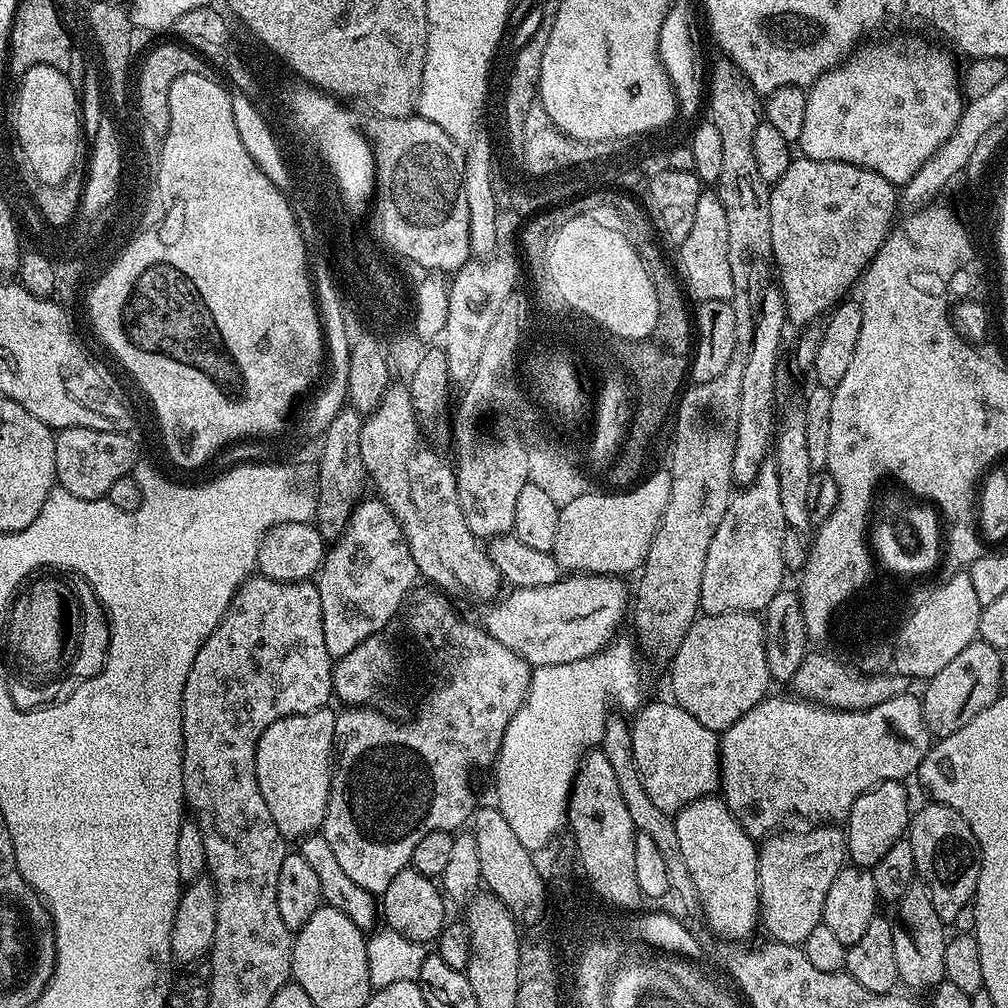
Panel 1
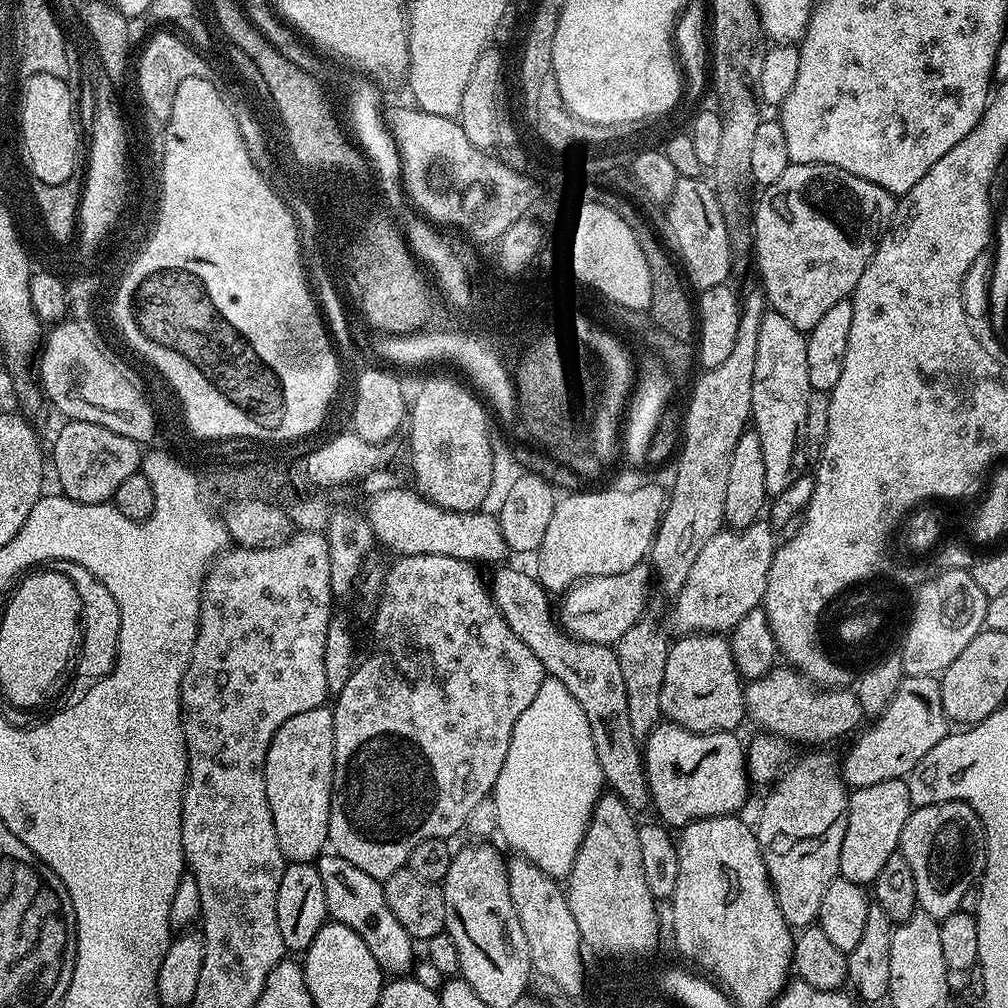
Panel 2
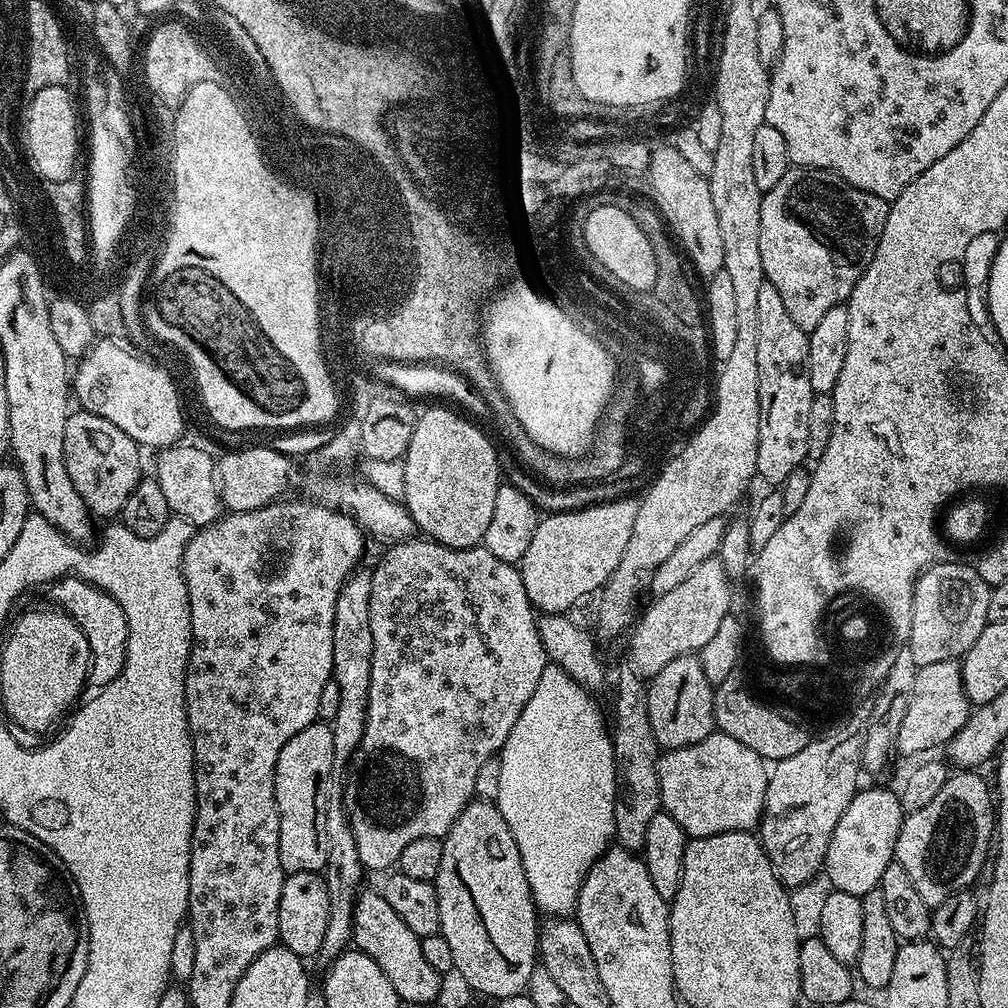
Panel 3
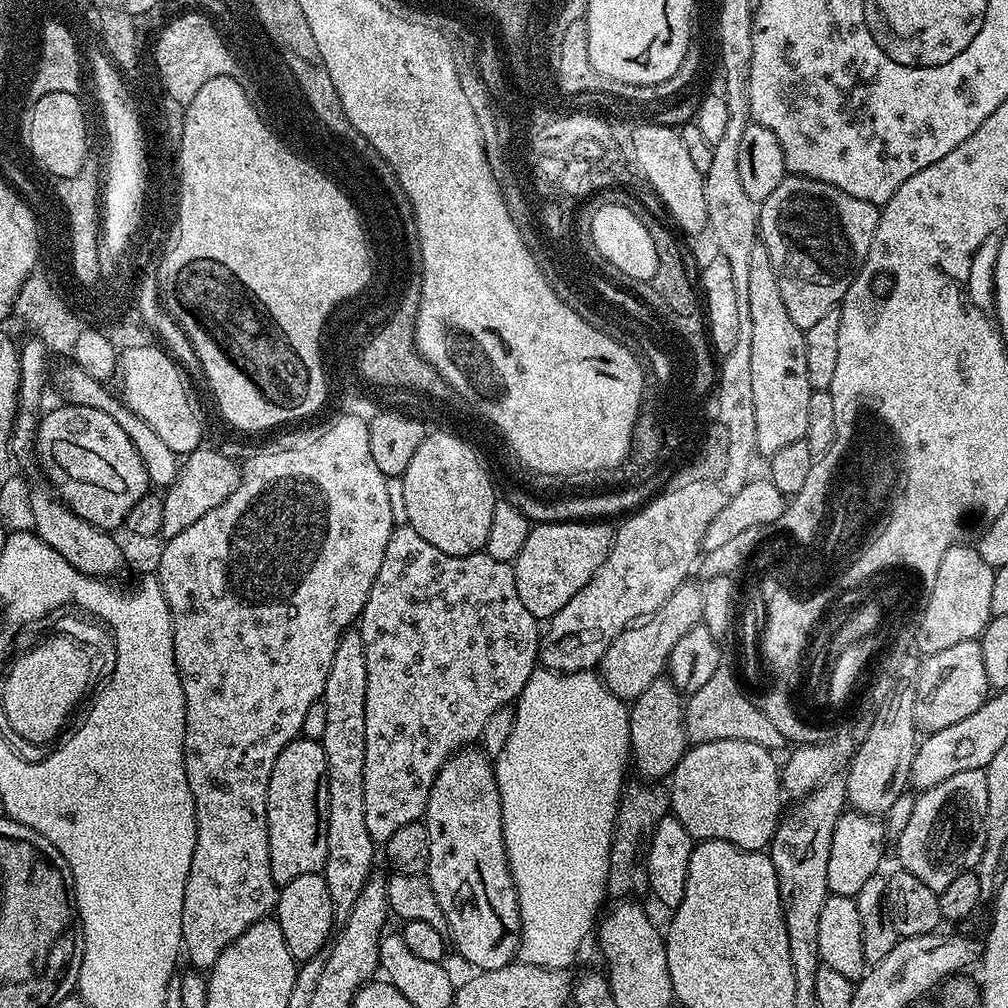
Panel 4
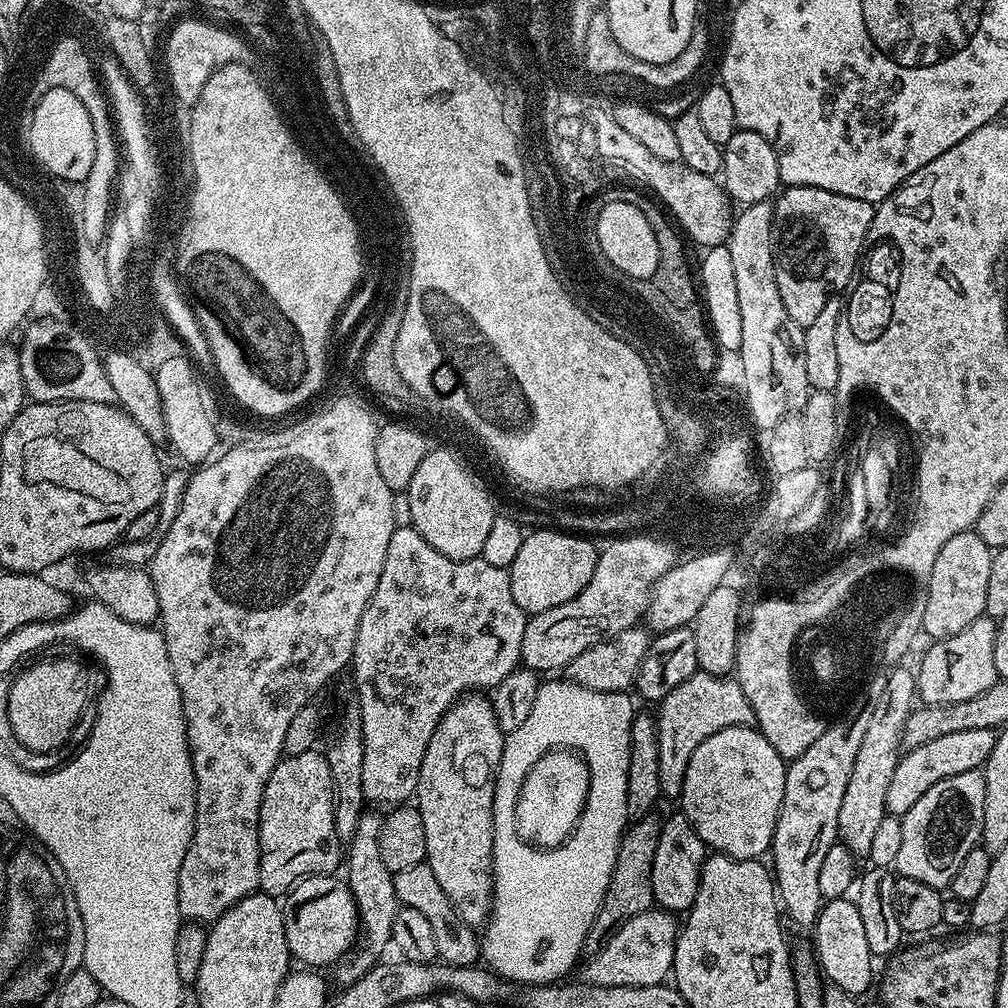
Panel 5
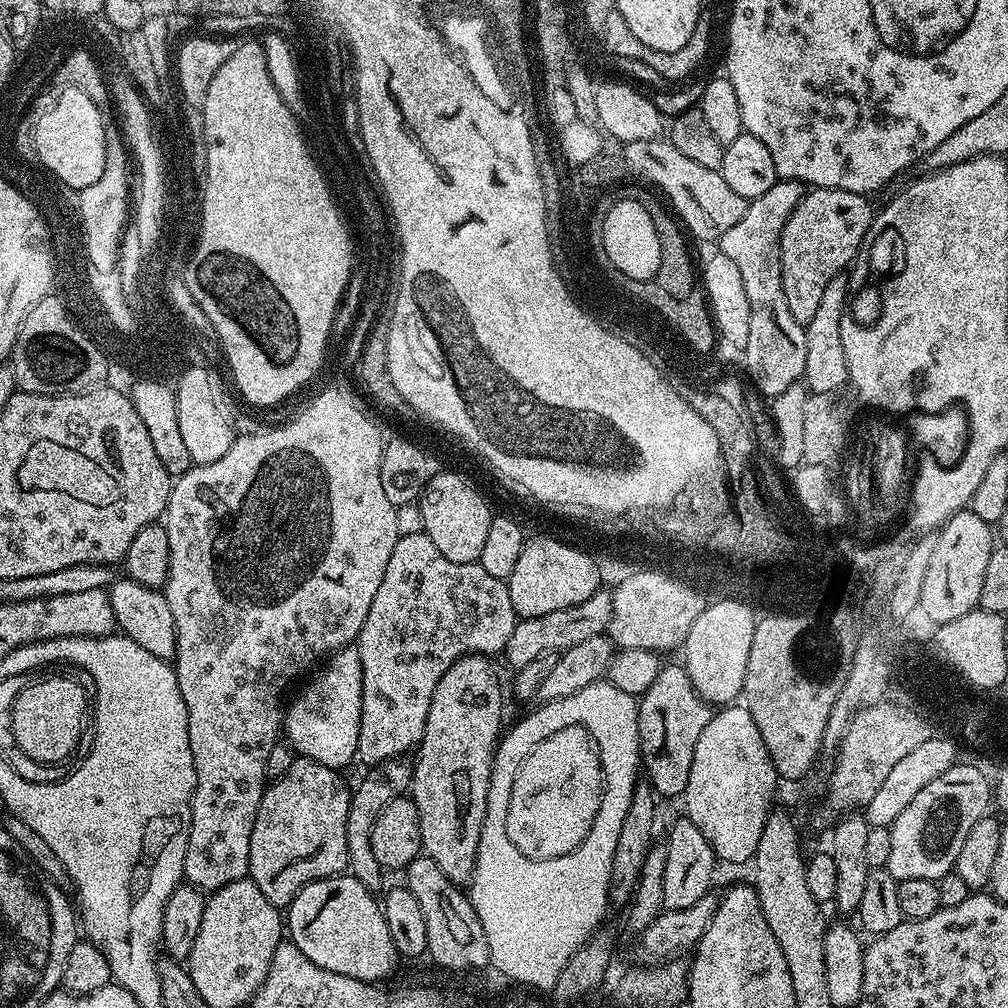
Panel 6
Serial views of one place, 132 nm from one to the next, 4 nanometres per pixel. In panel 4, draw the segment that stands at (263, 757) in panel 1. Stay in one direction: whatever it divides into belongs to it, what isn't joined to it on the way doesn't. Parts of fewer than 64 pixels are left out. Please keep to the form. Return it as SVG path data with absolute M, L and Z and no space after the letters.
M297 738L278 754L268 783L266 822L270 846L270 874L278 886L302 874L323 873L328 825L328 771L324 745L319 740Z

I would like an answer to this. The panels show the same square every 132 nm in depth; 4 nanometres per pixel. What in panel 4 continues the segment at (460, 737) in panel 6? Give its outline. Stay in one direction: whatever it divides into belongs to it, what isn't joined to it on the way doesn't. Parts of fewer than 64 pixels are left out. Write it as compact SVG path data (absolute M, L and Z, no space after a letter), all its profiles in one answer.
M468 746L463 750L457 751L444 761L444 765L440 767L440 773L436 775L436 781L432 783L430 790L430 798L428 805L424 811L422 820L428 826L430 834L430 858L428 859L428 871L426 879L429 886L434 890L434 898L438 898L438 906L442 906L442 914L446 914L446 922L448 923L448 932L450 940L456 943L456 948L460 951L460 956L468 964L473 964L473 969L481 972L489 972L490 970L498 970L502 966L513 963L517 959L518 952L518 936L520 931L520 907L518 906L518 898L516 897L516 887L512 881L512 875L508 869L508 859L504 853L504 835L502 834L502 806L500 805L500 788L496 785L496 769L493 761L485 756L483 751Z

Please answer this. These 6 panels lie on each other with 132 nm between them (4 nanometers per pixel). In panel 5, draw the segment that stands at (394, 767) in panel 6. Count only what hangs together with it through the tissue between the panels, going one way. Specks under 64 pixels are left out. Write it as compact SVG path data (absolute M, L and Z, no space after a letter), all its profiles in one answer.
M371 810L365 811L358 818L358 826L354 830L351 840L346 844L346 868L348 864L348 876L346 883L352 891L352 897L356 903L356 909L360 915L360 931L362 943L355 950L348 953L342 960L336 961L334 971L336 980L340 986L347 986L358 982L381 959L384 951L389 951L392 942L392 927L394 926L394 914L402 906L396 898L393 873L382 862L382 850L378 850L378 838L380 837L381 817L375 816Z

